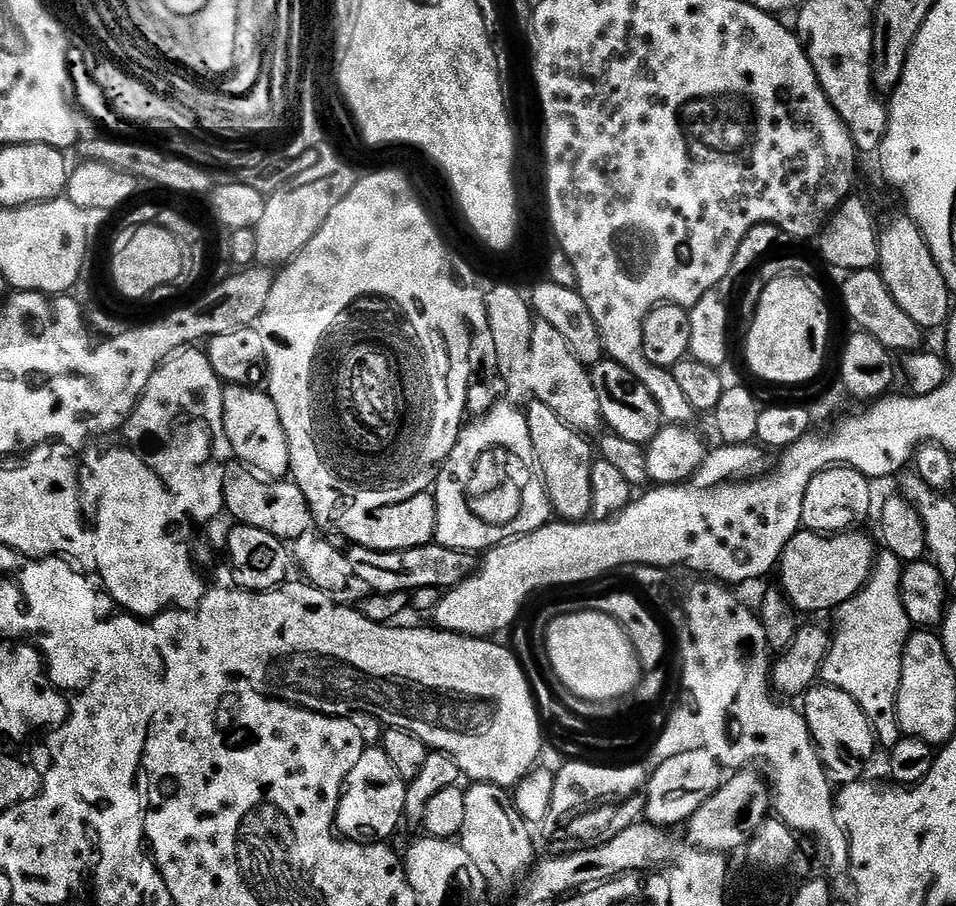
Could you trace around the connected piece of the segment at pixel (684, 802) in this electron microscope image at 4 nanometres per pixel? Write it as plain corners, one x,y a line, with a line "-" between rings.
703,749
684,751
678,756
668,758
658,767
653,769
648,781
647,806
645,819
652,825
663,828
671,828
676,824
683,825
697,812
699,806
706,798
710,798
717,792
724,781
724,772
720,764
713,756

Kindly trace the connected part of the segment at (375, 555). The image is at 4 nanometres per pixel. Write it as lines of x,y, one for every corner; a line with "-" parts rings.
435,542
426,546
414,546
410,550
383,552
373,548
349,547
346,559
350,570
366,582
368,588
376,594
382,592
407,592
424,587
447,590
458,586
478,567
478,560
471,552
459,552

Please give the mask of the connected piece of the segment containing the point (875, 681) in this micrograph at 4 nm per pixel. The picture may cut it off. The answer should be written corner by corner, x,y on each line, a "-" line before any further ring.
887,550
877,551
876,567
868,583
857,596
841,604
832,632
832,645
822,665
823,683
838,690
846,690
872,723
876,739
891,750
902,738
898,722
898,690
902,678
902,658
908,637
914,631
911,618
906,614
900,597
900,579
905,561

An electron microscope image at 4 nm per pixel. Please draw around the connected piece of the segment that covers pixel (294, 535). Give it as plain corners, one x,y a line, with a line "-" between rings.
239,458
229,460
226,466
226,478
224,479
224,507
227,515
233,516
233,521
249,524
258,530
266,530
266,534
274,534
279,540
295,542
304,535
311,533
314,528
314,519
311,508
308,505
306,494
291,478
277,478
262,470
252,468

